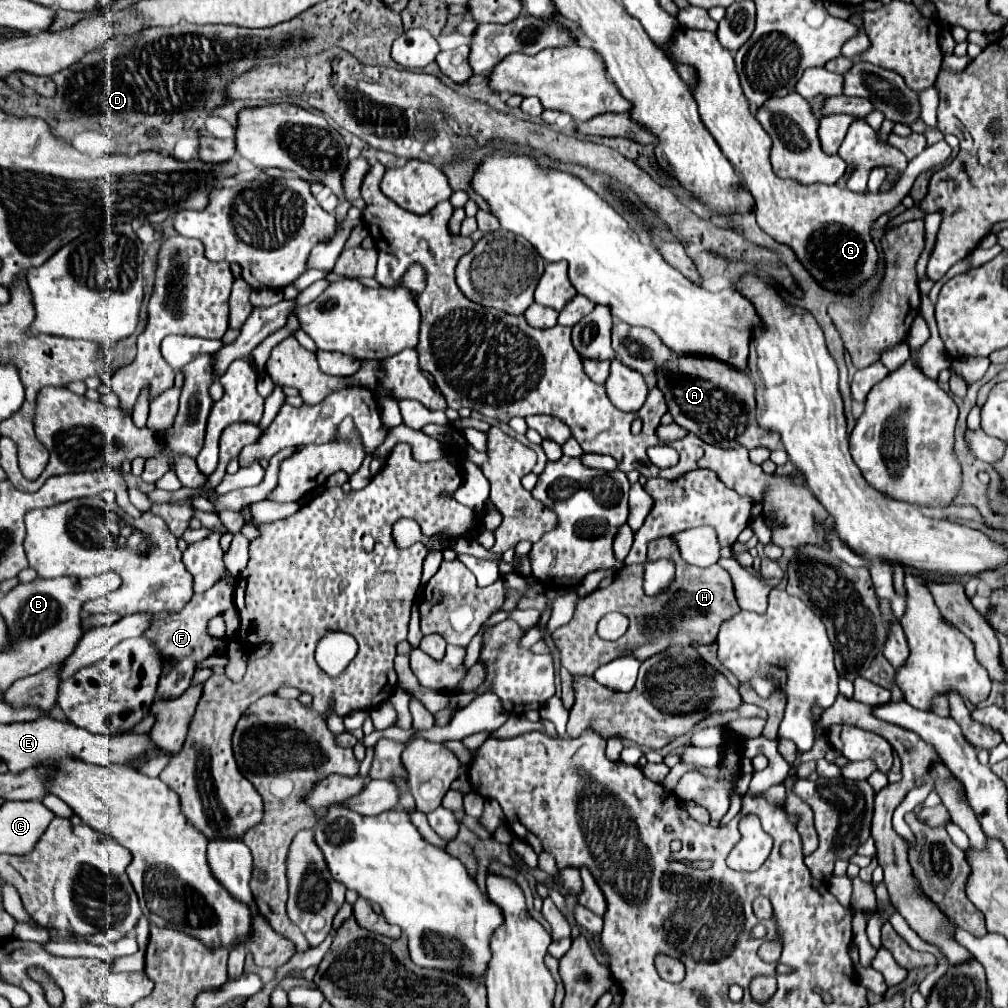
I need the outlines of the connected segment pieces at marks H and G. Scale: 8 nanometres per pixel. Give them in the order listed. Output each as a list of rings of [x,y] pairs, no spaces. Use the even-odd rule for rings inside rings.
[[[668,537],[648,543],[648,561],[654,563],[658,559],[670,559],[676,565],[674,583],[664,593],[656,597],[644,593],[644,565],[636,563],[624,565],[614,575],[612,585],[596,589],[576,601],[570,623],[558,627],[550,635],[560,653],[562,667],[566,667],[572,675],[592,675],[600,665],[606,665],[616,657],[624,657],[624,653],[632,653],[632,657],[640,657],[640,661],[644,661],[672,645],[710,645],[716,641],[720,625],[740,611],[728,571],[720,565],[712,565],[708,569],[686,565],[678,547]],[[610,611],[618,611],[630,619],[628,631],[616,641],[604,641],[596,635],[596,621]]]
[[[682,27],[674,35],[672,53],[678,61],[688,63],[696,69],[698,79],[694,99],[698,103],[700,119],[710,135],[716,139],[724,157],[734,165],[736,171],[740,171],[748,189],[752,189],[750,193],[756,199],[758,227],[774,241],[788,245],[796,253],[804,269],[816,281],[820,281],[822,287],[836,295],[850,297],[868,281],[872,281],[878,271],[878,253],[870,237],[872,223],[882,213],[890,213],[894,207],[900,205],[920,173],[942,165],[950,157],[950,145],[946,141],[938,141],[926,147],[908,163],[896,187],[888,193],[858,195],[838,185],[802,185],[790,179],[780,179],[770,165],[772,139],[748,109],[748,101],[742,93],[732,53],[718,43],[714,33],[692,29],[684,31]]]

